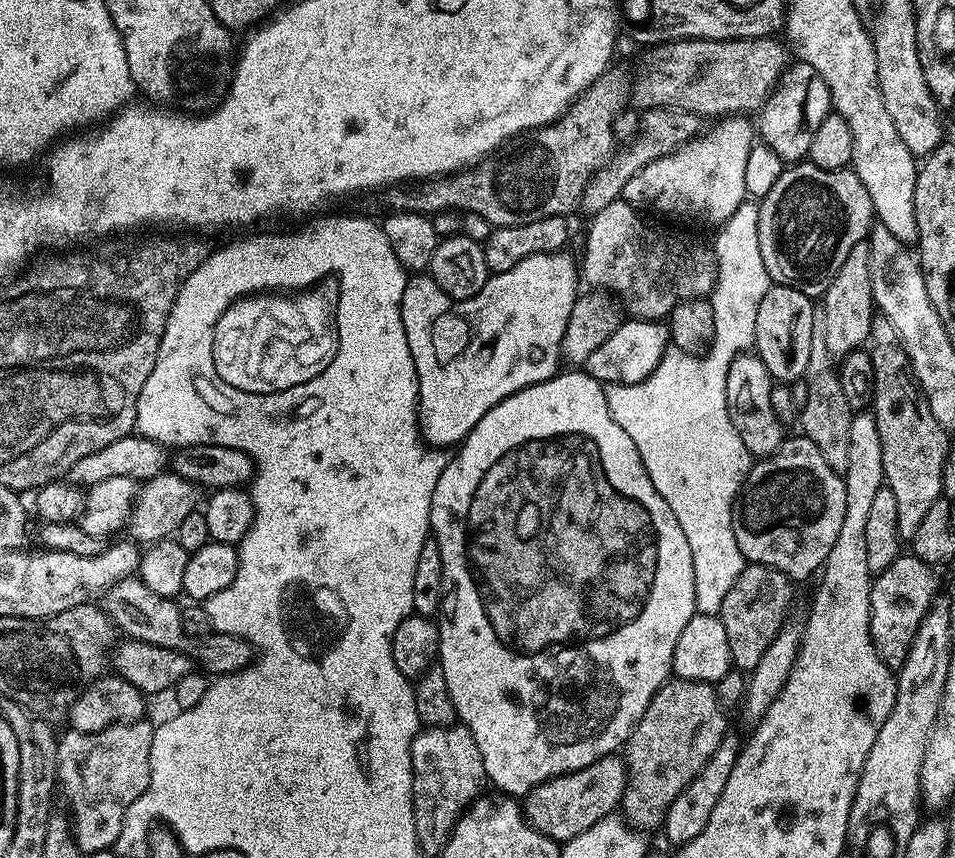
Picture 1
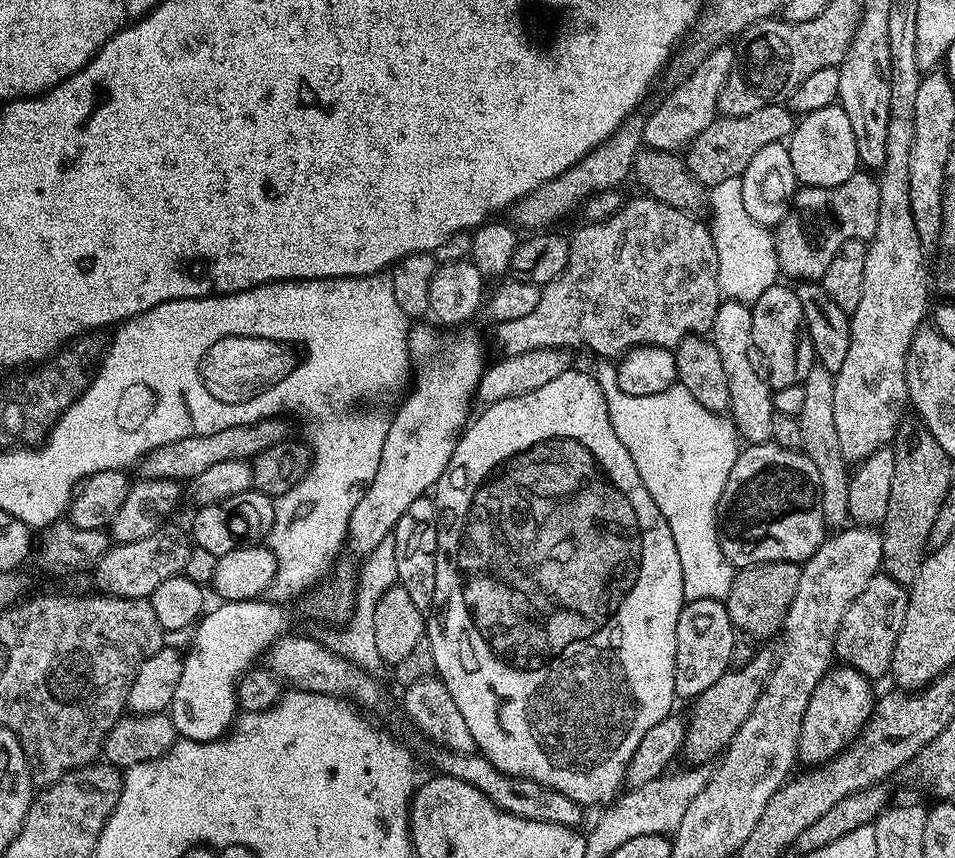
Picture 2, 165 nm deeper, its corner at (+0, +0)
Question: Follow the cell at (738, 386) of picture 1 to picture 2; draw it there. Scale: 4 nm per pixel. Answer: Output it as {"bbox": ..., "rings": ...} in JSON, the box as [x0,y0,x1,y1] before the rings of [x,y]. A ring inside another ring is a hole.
{"bbox":[710,303,773,445],"rings":[[[721,303],[710,329],[712,345],[722,357],[722,370],[726,370],[726,386],[730,392],[730,419],[736,426],[736,435],[745,445],[767,444],[771,441],[770,418],[773,414],[772,394],[761,369],[752,361],[752,310],[745,304]]]}

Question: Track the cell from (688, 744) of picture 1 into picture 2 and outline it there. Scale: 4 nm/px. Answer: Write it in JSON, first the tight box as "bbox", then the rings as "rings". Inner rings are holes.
{"bbox":[682,651,774,764],"rings":[[[757,651],[752,661],[738,670],[729,670],[714,682],[714,686],[702,690],[692,701],[692,709],[688,712],[682,752],[688,755],[692,764],[704,764],[707,760],[715,761],[728,747],[728,743],[738,734],[742,722],[750,718],[750,710],[754,708],[760,691],[764,688],[764,681],[772,672],[774,663],[773,653]]]}

